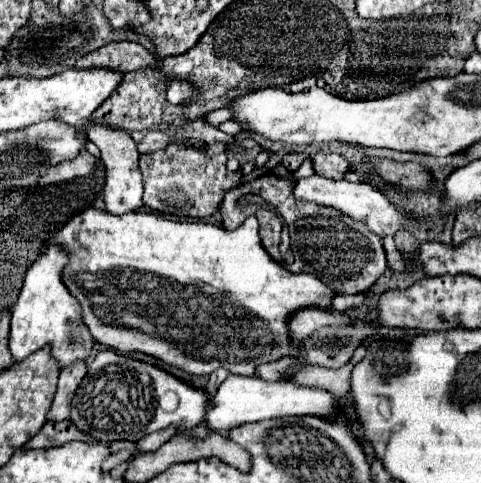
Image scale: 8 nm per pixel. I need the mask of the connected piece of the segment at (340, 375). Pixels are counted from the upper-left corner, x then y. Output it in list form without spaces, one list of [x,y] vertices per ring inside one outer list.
[[[358,346],[356,348],[356,354],[354,358],[342,366],[342,368],[320,368],[320,366],[310,366],[310,368],[304,368],[296,374],[296,384],[302,384],[302,386],[312,386],[312,388],[324,388],[328,392],[332,392],[334,396],[338,398],[344,398],[348,392],[350,392],[350,374],[352,374],[352,368],[366,356],[366,346]]]

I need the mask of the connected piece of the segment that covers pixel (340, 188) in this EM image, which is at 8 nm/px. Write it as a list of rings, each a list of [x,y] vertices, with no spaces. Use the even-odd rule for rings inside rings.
[[[308,176],[308,178],[300,178],[296,182],[294,188],[296,198],[304,198],[310,202],[316,202],[320,206],[332,206],[338,208],[340,212],[346,212],[350,218],[366,224],[372,232],[376,232],[380,238],[382,236],[394,236],[398,226],[404,226],[408,220],[394,208],[394,204],[388,202],[388,198],[382,194],[382,190],[378,190],[376,186],[368,186],[366,182],[348,182],[348,180],[328,180],[324,176]]]

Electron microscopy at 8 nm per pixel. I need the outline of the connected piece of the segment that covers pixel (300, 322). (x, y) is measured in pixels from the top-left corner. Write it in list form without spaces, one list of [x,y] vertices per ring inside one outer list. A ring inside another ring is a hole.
[[[304,308],[300,312],[296,312],[296,316],[290,318],[290,330],[292,330],[292,342],[300,344],[302,340],[306,340],[312,332],[316,332],[322,326],[348,326],[354,324],[354,320],[350,320],[344,312],[322,312],[318,308]]]

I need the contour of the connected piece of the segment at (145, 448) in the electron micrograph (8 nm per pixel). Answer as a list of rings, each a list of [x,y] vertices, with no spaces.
[[[164,428],[164,432],[152,432],[144,438],[140,438],[136,442],[136,454],[142,454],[142,452],[156,452],[156,448],[160,448],[160,444],[164,444],[168,438],[172,438],[178,430],[176,428]]]

